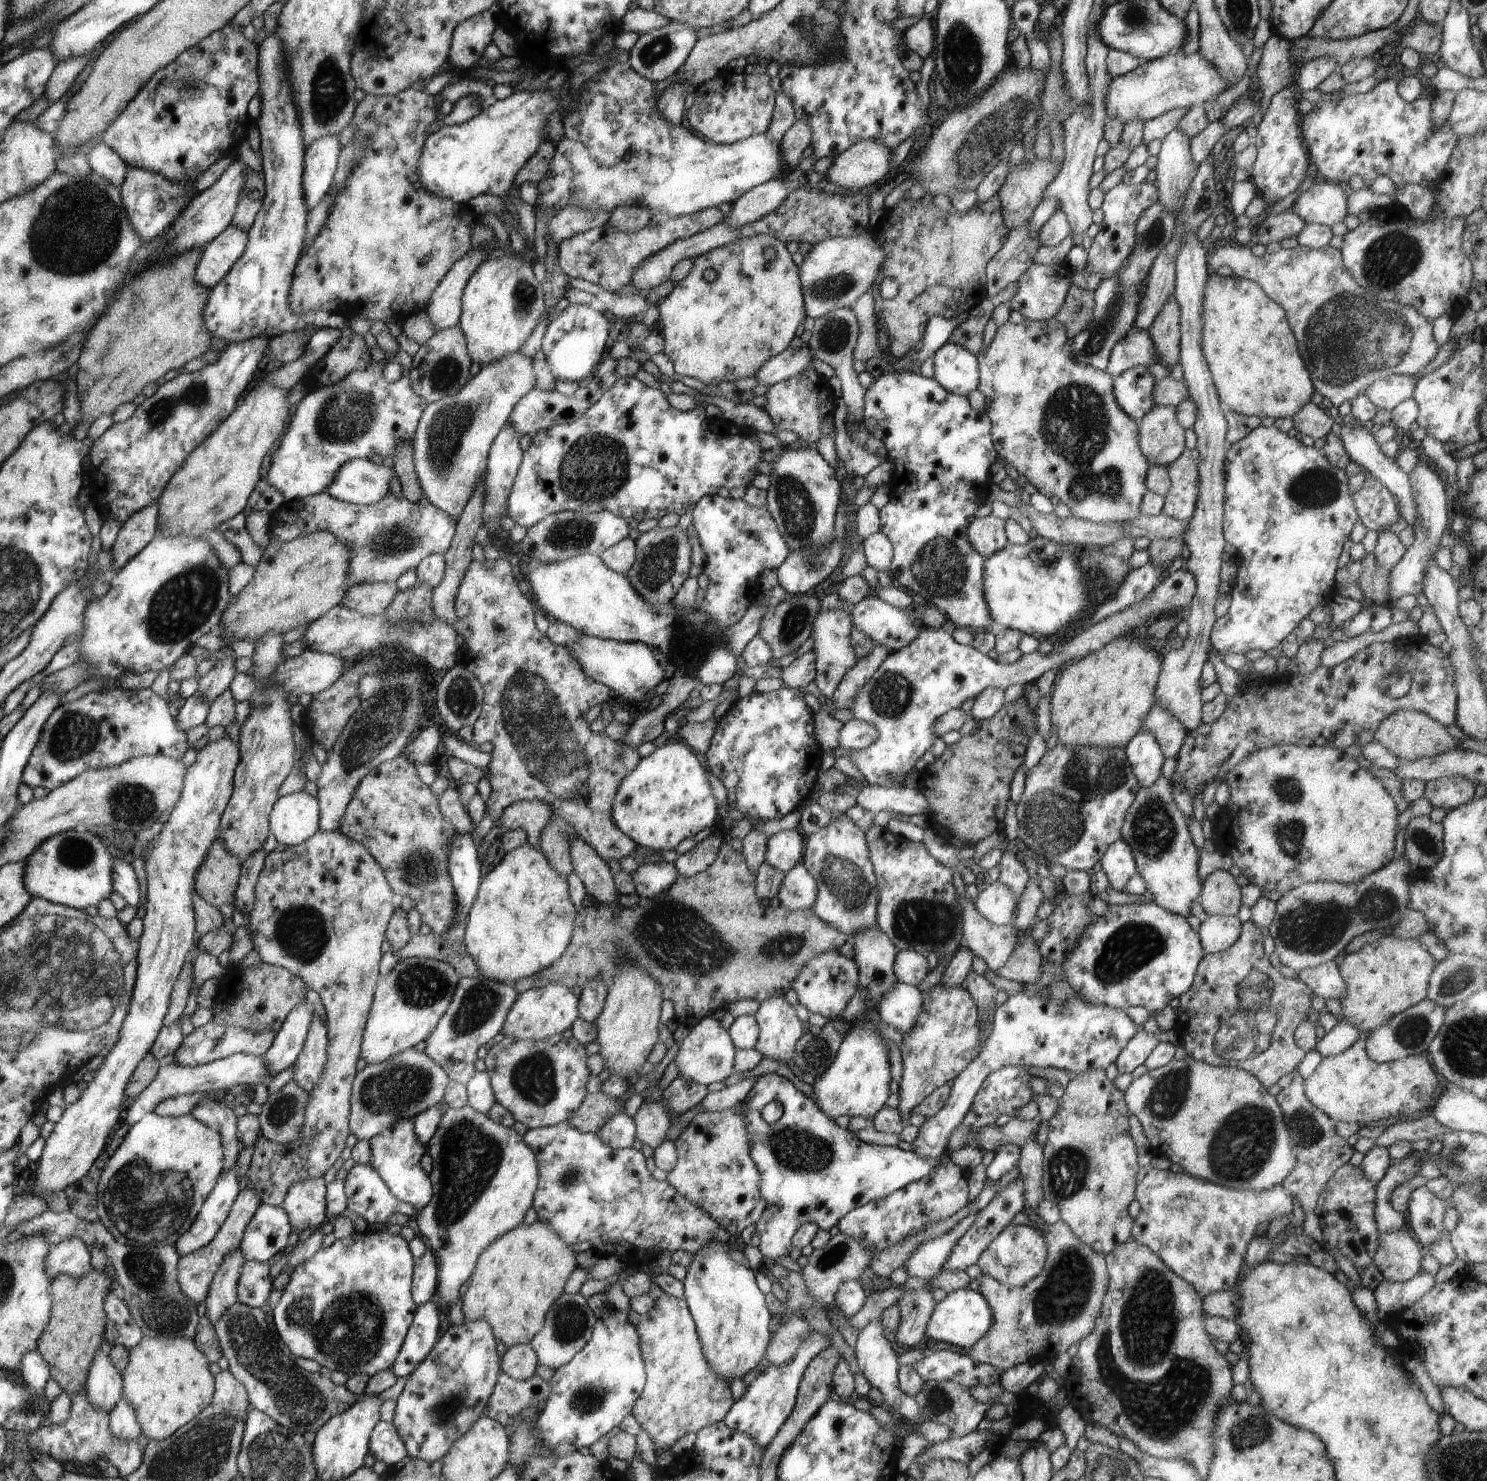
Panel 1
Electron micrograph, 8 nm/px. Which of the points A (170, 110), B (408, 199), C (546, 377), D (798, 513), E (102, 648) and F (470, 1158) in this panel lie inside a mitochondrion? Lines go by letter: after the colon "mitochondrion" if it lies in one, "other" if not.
A: other
B: other
C: other
D: mitochondrion
E: other
F: mitochondrion

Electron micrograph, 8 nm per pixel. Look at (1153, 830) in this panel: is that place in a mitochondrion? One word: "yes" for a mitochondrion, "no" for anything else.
yes

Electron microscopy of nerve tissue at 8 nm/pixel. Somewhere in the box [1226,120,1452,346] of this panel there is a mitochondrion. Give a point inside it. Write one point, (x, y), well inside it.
(1389, 259)

